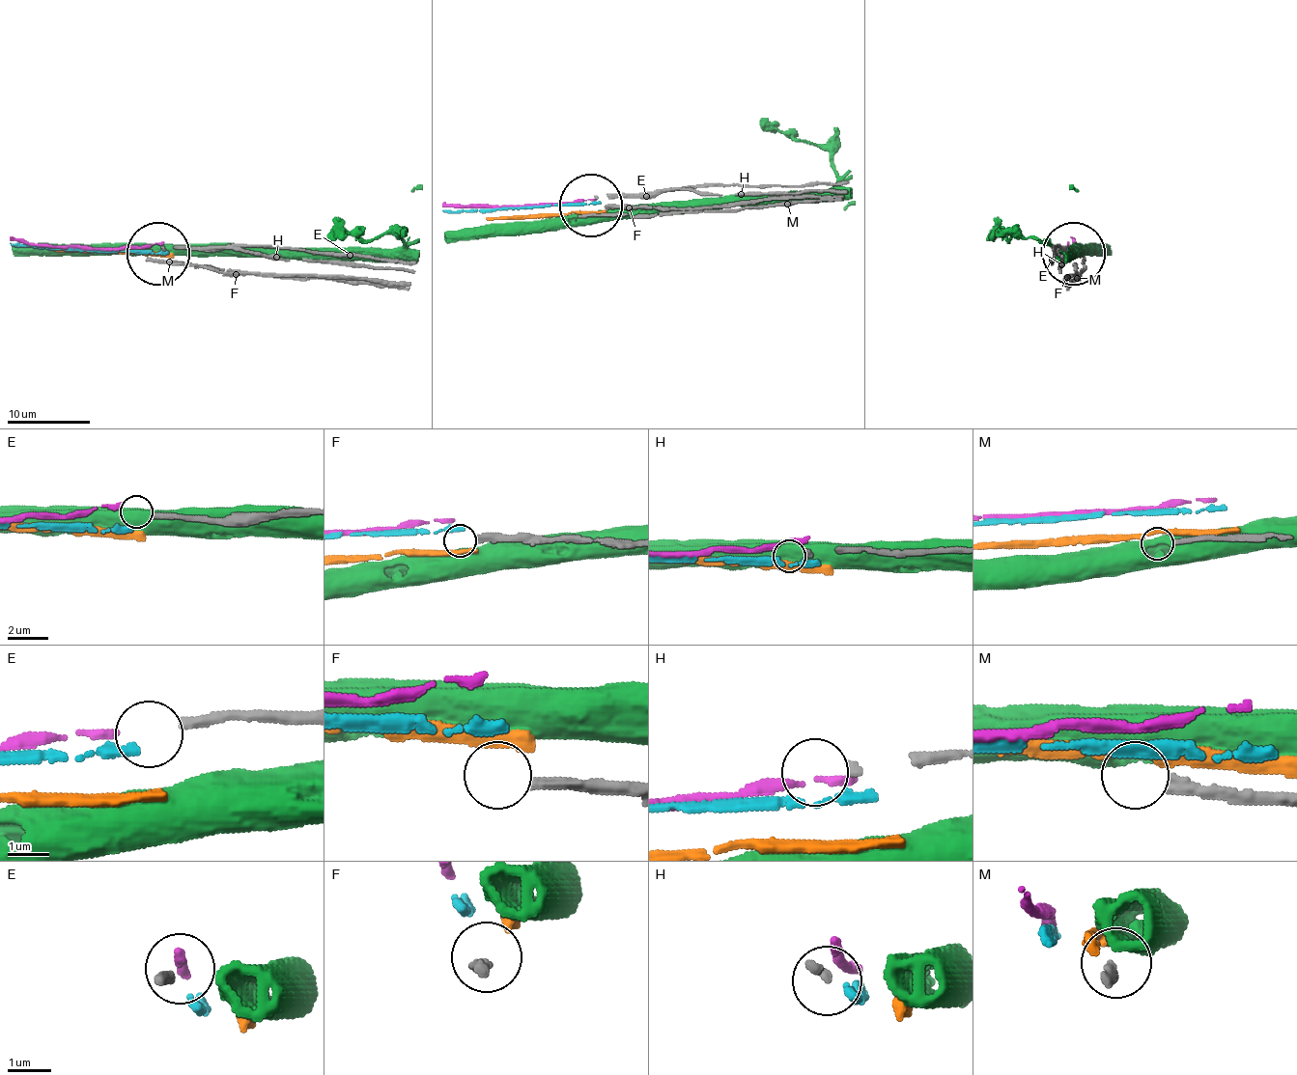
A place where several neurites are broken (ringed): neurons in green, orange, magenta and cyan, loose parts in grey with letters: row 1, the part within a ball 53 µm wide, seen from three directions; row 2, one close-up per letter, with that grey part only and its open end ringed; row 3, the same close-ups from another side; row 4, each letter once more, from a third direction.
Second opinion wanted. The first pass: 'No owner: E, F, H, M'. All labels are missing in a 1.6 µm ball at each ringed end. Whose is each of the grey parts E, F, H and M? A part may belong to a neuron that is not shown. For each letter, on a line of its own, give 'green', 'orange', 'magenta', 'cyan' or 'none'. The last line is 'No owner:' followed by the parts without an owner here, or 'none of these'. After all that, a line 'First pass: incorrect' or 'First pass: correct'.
E: none
F: none
H: none
M: none
No owner: E, F, H, M
First pass: correct

